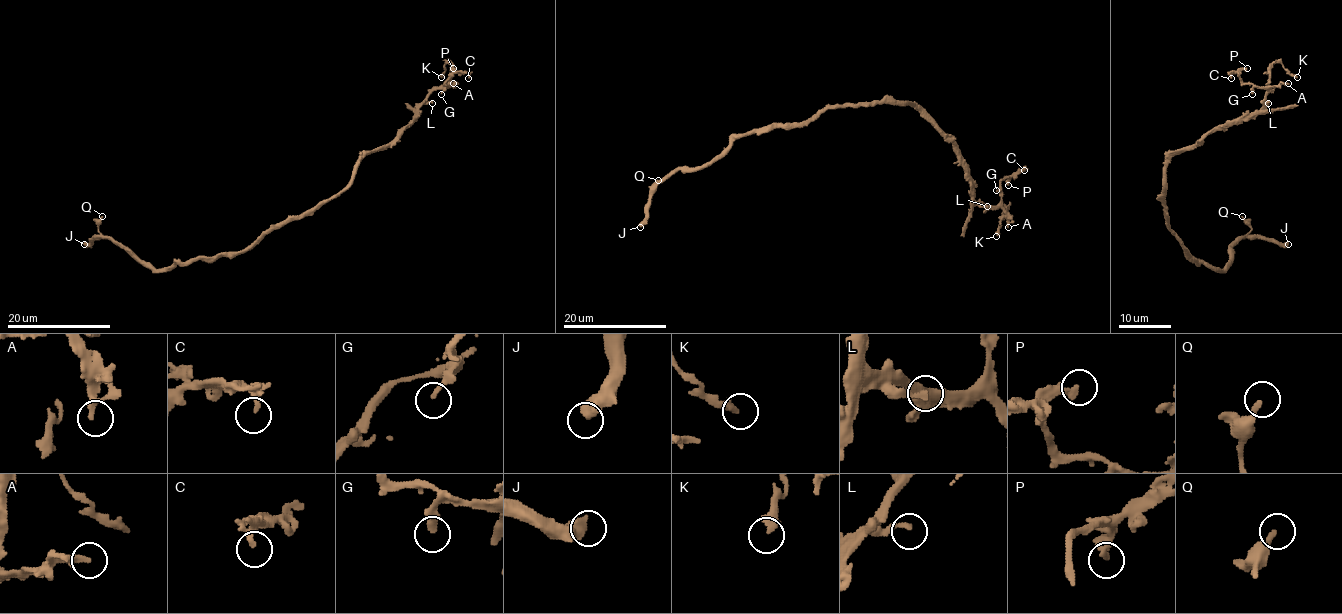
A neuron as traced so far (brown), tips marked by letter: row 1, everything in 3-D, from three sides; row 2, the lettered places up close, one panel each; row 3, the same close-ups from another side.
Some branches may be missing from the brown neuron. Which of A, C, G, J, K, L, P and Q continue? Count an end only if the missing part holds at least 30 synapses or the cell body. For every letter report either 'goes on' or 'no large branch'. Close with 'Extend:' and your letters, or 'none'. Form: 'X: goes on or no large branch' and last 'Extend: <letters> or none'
A: no large branch
C: no large branch
G: no large branch
J: no large branch
K: no large branch
L: no large branch
P: no large branch
Q: no large branch
Extend: none

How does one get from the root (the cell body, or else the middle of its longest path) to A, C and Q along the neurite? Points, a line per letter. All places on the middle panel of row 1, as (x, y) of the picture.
A: (863, 105), (912, 104), (955, 148), (964, 176), (970, 184), (972, 197), (999, 206), (1008, 227)
C: (863, 105), (912, 104), (955, 148), (976, 201), (995, 206), (1000, 201), (1000, 181), (1024, 170)
Q: (863, 105), (828, 105), (804, 122), (749, 131), (711, 161), (675, 171), (654, 189), (658, 180)

